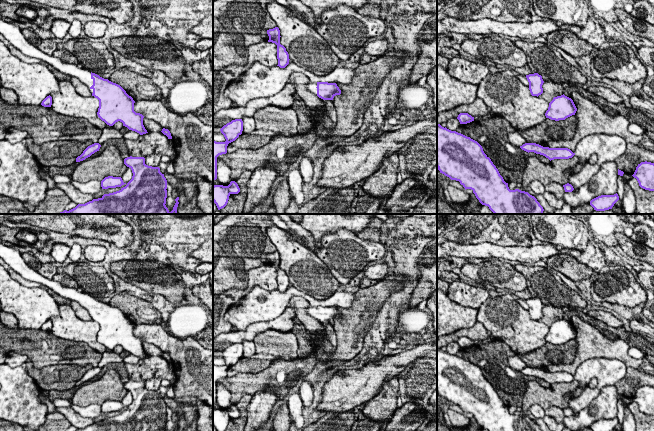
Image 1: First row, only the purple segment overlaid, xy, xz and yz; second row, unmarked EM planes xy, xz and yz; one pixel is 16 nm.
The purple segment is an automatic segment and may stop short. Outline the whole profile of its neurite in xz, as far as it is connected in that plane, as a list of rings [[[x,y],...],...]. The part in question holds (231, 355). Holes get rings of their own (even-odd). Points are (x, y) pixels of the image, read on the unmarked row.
[[[235,343],[227,347],[220,353],[224,359],[225,366],[213,365],[213,405],[217,403],[217,381],[227,377],[227,370],[229,367],[235,365],[243,355],[242,343]]]

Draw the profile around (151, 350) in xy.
[[[143,342],[143,349],[148,357],[161,356],[163,353],[163,351],[159,349],[157,346],[147,342]]]

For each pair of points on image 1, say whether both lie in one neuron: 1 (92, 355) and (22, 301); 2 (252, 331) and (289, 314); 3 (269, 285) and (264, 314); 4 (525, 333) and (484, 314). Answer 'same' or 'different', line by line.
1: different
2: same
3: different
4: same

